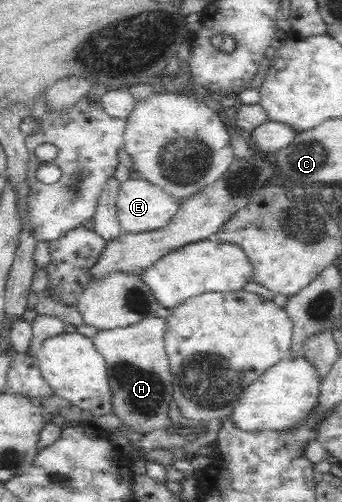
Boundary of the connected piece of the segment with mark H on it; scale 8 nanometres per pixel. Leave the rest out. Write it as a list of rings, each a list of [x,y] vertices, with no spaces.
[[[154,316],[124,328],[98,329],[92,337],[108,368],[114,413],[124,426],[134,432],[146,433],[171,427],[167,411],[168,404],[173,400],[173,377],[165,350],[164,333],[166,318]]]

